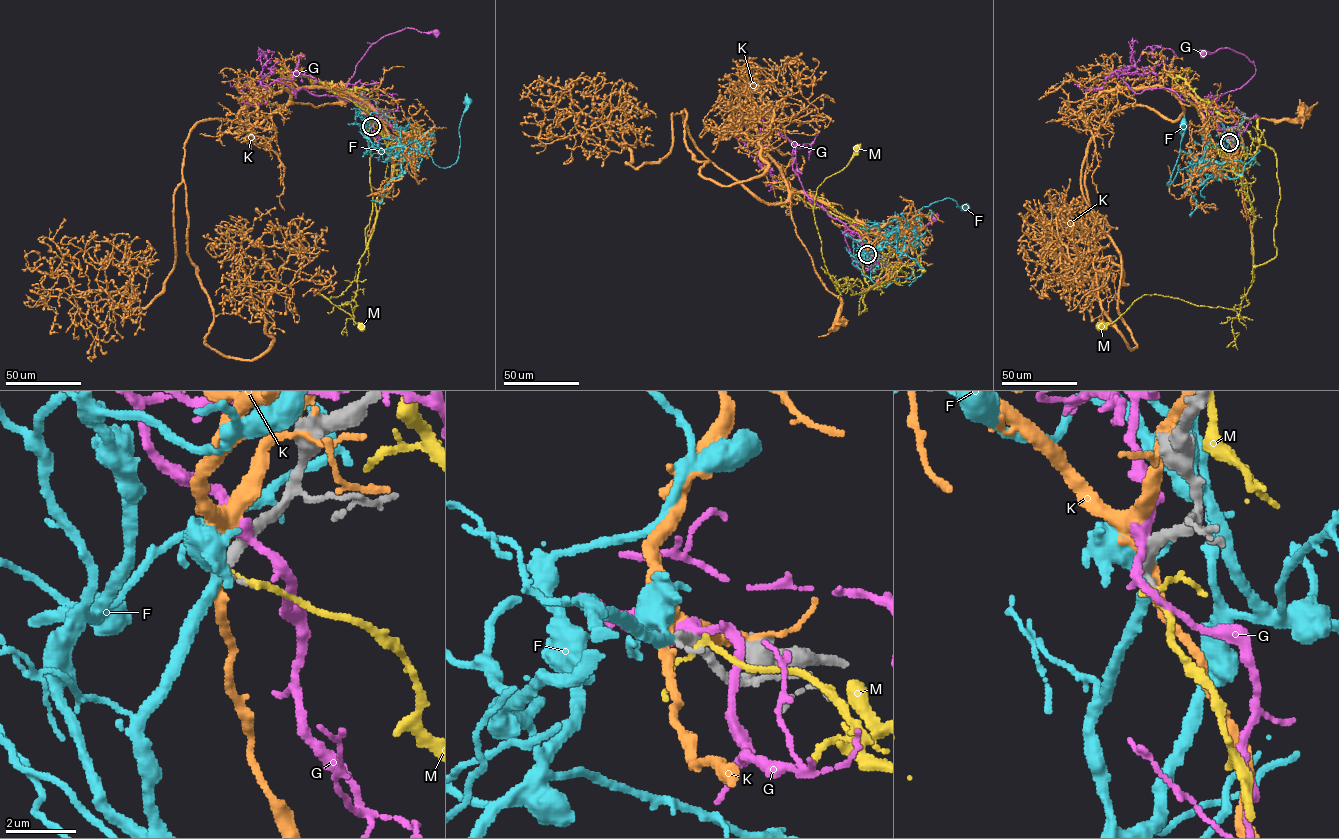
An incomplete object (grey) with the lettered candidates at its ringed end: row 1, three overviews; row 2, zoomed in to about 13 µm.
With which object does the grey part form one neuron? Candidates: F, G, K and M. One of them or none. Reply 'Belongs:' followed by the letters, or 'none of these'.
Belongs: F

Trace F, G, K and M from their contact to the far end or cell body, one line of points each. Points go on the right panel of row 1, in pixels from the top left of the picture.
F: (1229, 142), (1227, 156), (1217, 166), (1202, 162), (1180, 169), (1178, 165), (1168, 185), (1183, 124)
G: (1229, 141), (1209, 109), (1219, 96), (1240, 88), (1255, 73), (1255, 66), (1228, 48), (1203, 53)
K: (1229, 141), (1200, 102), (1174, 89), (1182, 104), (1228, 111), (1237, 117), (1278, 121), (1304, 116), (1303, 112)
M: (1229, 143), (1254, 213), (1249, 304), (1214, 308), (1143, 295), (1112, 322), (1099, 326)

